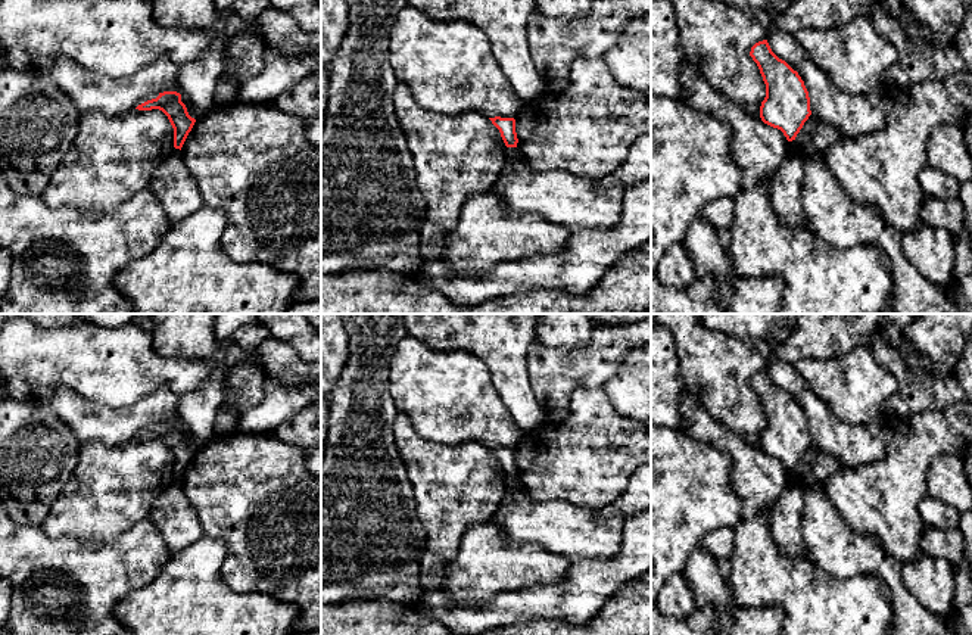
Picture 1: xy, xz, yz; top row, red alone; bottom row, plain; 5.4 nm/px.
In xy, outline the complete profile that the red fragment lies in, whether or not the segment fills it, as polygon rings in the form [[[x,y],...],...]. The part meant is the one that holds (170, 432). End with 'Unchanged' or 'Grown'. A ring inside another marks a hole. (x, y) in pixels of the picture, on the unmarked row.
[[[177,421],[159,423],[156,429],[138,435],[135,439],[162,441],[174,458],[174,477],[180,480],[196,452],[196,449],[189,445],[186,435],[181,432],[181,424]]]. Unchanged

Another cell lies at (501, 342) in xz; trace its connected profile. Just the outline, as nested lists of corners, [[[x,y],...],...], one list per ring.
[[[404,314],[406,336],[432,349],[461,349],[479,358],[492,376],[492,383],[508,414],[523,433],[548,421],[532,390],[527,373],[527,354],[536,343],[539,314]]]

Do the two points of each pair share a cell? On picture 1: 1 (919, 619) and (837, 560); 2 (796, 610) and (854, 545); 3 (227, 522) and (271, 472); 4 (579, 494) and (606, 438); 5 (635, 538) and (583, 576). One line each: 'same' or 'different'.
1: same
2: different
3: same
4: same
5: same

